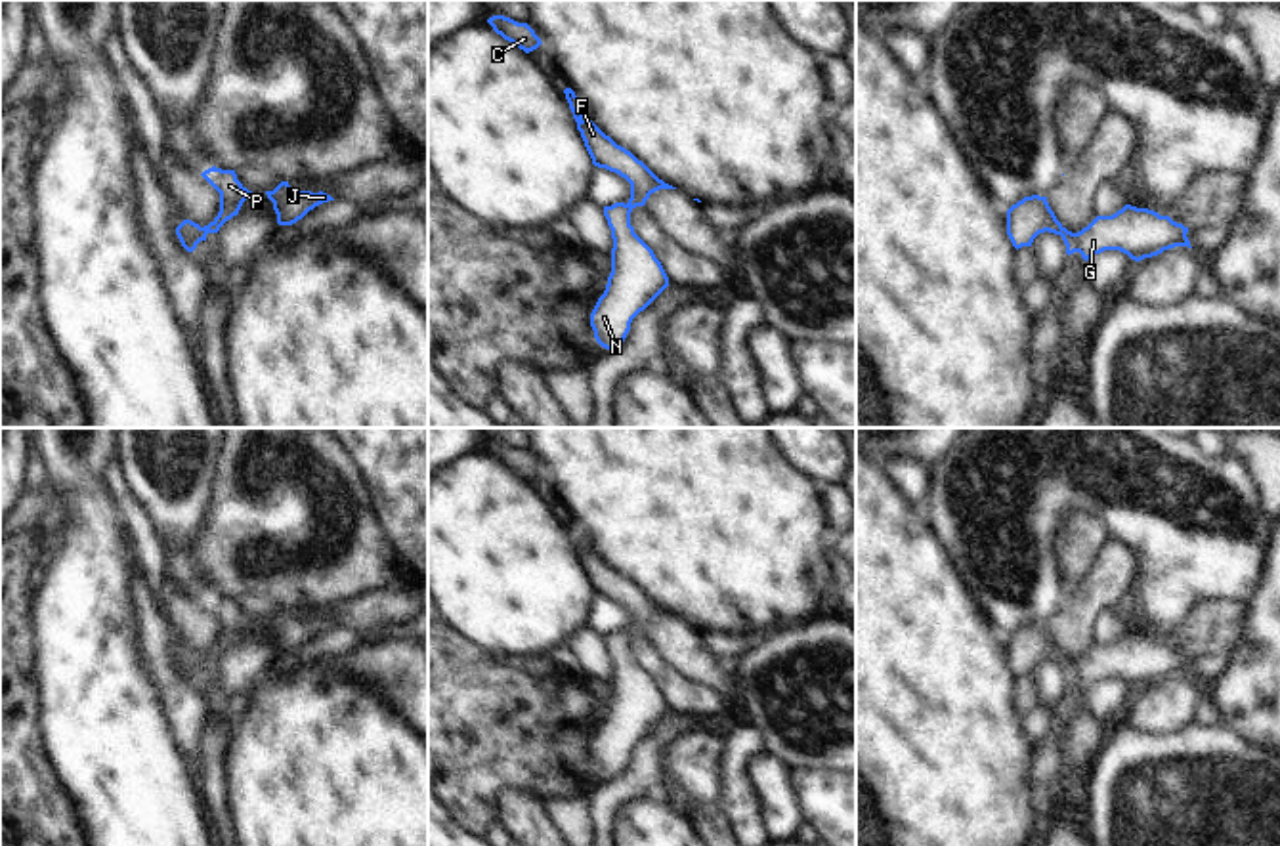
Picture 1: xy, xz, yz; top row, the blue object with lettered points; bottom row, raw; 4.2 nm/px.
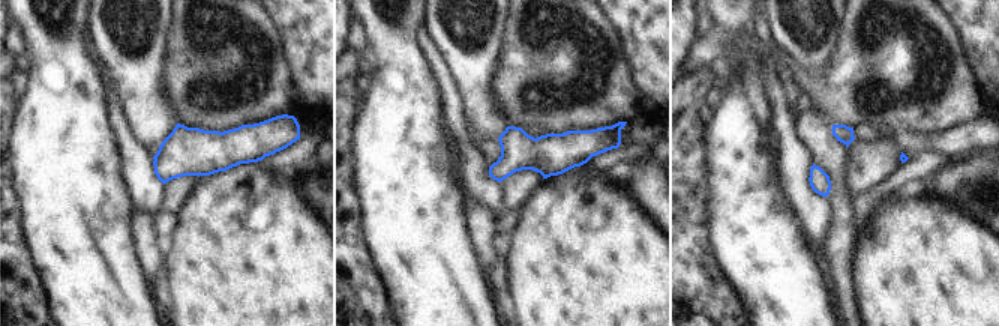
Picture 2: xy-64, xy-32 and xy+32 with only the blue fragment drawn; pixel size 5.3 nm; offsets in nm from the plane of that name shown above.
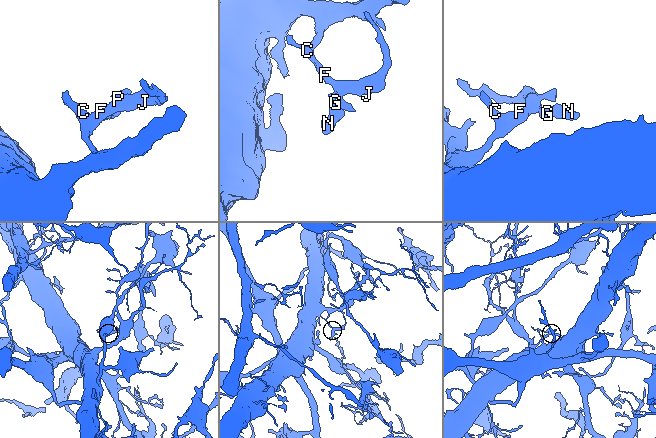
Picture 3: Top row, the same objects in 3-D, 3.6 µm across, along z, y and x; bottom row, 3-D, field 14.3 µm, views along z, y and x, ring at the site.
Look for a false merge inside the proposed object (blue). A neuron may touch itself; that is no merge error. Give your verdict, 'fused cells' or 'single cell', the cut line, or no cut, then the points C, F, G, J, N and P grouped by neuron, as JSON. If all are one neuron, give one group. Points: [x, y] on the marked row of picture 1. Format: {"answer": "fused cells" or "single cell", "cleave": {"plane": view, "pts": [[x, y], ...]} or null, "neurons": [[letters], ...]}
{"answer": "single cell", "cleave": null, "neurons": [["C", "F", "G", "J", "N", "P"]]}

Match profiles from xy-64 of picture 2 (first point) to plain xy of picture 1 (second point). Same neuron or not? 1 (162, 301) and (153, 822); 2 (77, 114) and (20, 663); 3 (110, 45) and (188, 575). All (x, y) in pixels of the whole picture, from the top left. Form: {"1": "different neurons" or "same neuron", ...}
{"1": "different neurons", "2": "different neurons", "3": "same neuron"}

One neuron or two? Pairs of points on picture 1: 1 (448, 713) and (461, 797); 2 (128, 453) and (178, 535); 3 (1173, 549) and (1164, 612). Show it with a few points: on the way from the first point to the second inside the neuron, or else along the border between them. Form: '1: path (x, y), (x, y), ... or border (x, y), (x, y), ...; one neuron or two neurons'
1: path (467, 734), (472, 776); one neuron
2: path (149, 474), (178, 503), (178, 514); one neuron
3: path (1173, 564), (1166, 596); one neuron

